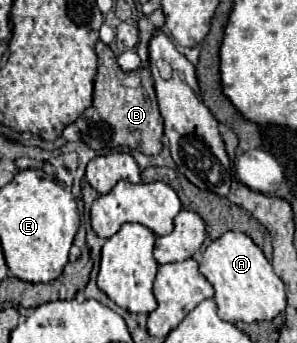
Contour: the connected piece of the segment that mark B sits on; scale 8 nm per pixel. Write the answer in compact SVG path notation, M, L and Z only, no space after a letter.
M96 44L98 72L94 78L94 104L74 122L80 130L82 142L96 152L110 150L116 146L128 146L142 154L156 156L162 150L162 116L154 94L154 82L146 68L134 72L122 72L116 64L114 52L104 44Z

